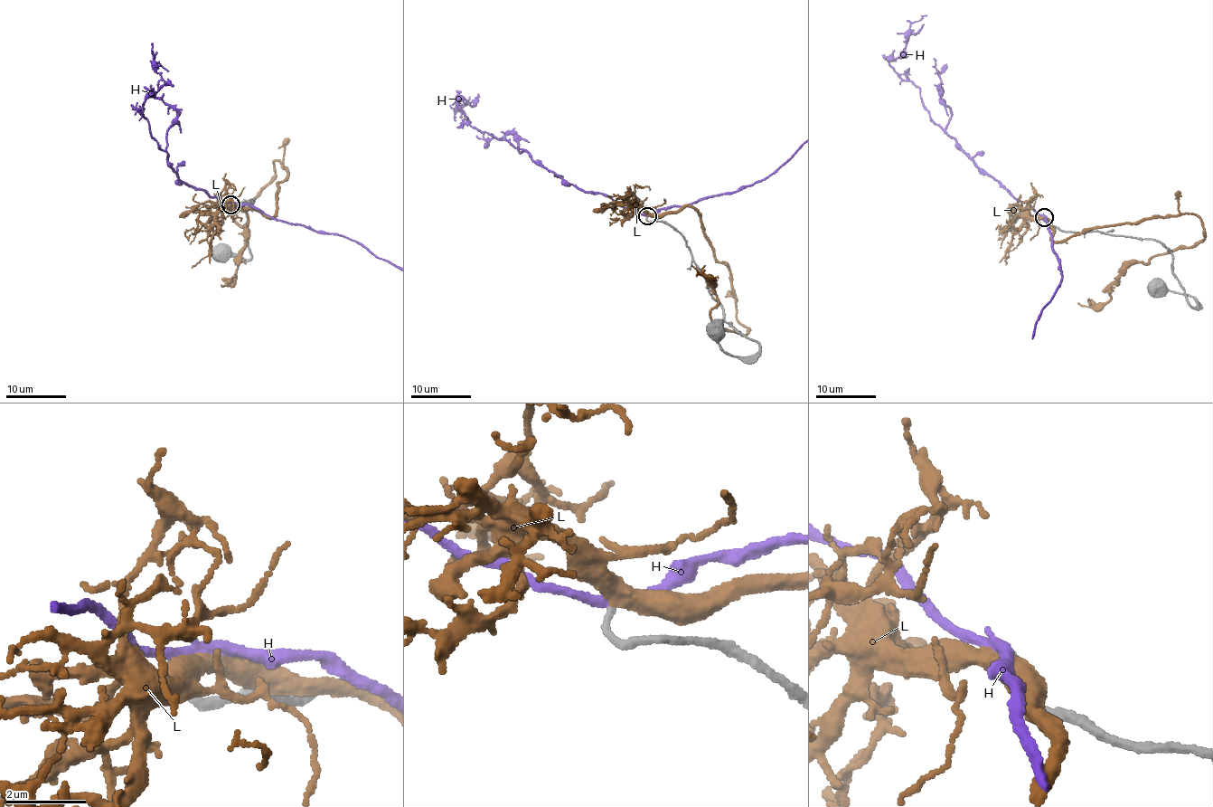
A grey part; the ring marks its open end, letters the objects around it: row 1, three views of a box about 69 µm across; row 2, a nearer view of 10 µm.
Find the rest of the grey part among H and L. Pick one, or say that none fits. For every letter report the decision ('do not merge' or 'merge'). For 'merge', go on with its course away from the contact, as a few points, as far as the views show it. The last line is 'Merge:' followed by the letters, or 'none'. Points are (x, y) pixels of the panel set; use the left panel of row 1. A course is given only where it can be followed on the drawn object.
H: do not merge
L: merge; it runs (230, 203), (274, 216), (286, 171), (275, 159), (275, 177), (239, 204), (233, 220), (248, 232), (220, 284)
Merge: L

